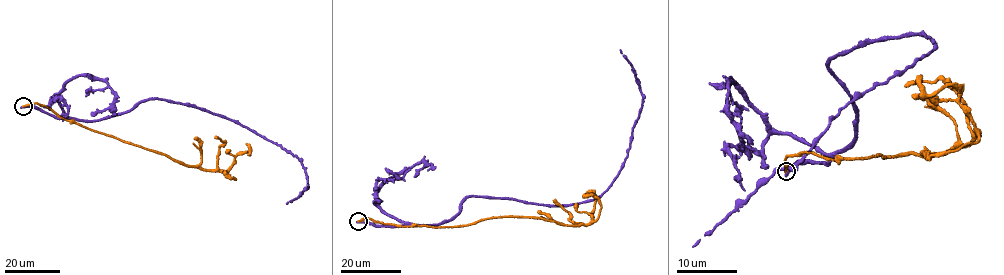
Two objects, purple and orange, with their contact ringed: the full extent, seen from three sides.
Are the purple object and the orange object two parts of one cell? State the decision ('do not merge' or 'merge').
do not merge

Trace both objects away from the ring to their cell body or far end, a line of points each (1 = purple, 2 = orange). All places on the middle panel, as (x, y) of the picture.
1: (359, 222), (435, 226), (451, 220), (472, 196), (550, 205), (596, 198), (626, 157), (642, 110), (620, 50)
2: (359, 221), (452, 227), (505, 216), (579, 226), (591, 222), (596, 199), (594, 193), (585, 195)

